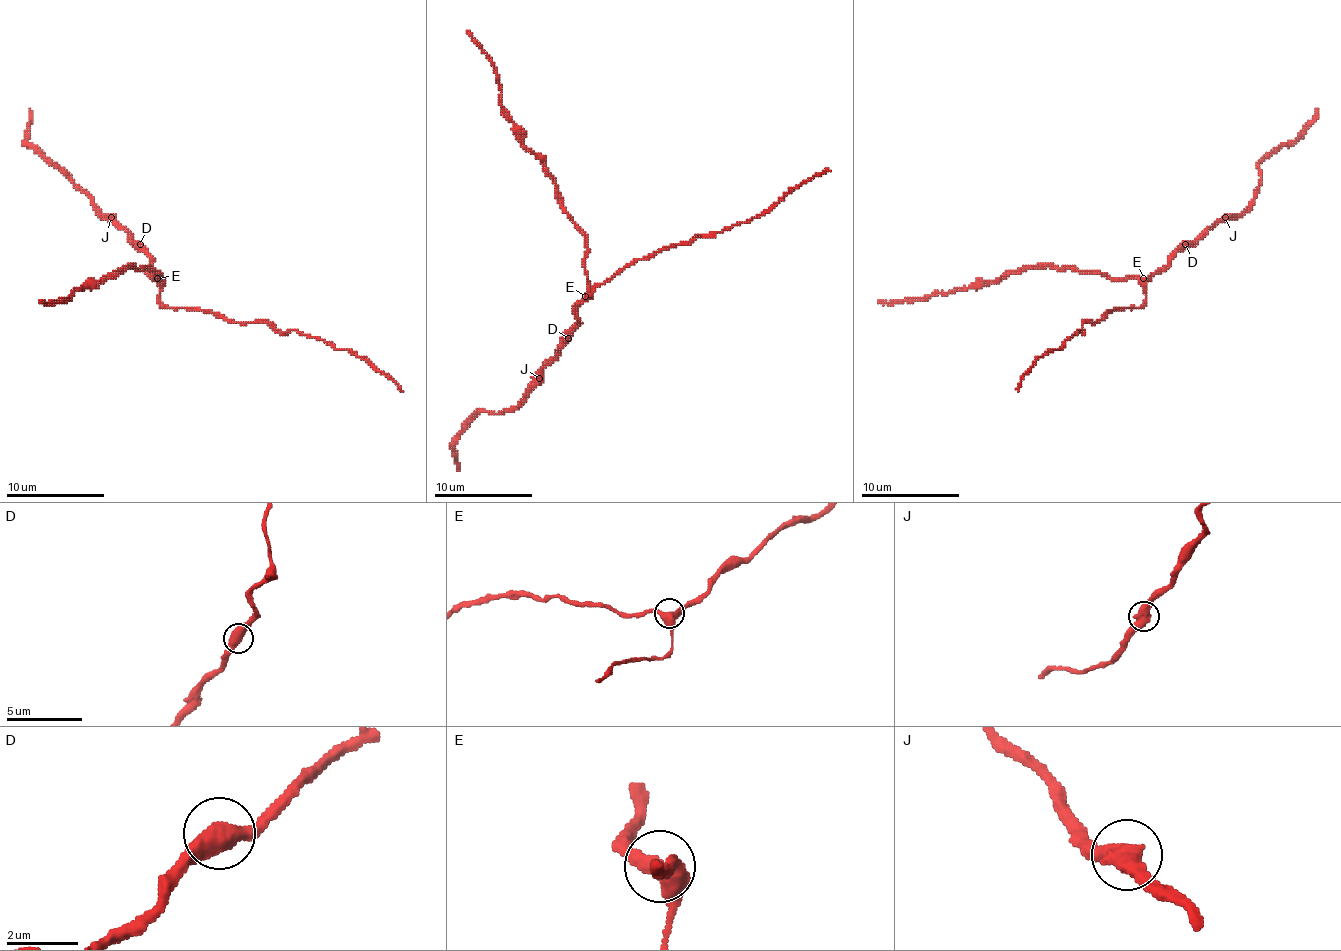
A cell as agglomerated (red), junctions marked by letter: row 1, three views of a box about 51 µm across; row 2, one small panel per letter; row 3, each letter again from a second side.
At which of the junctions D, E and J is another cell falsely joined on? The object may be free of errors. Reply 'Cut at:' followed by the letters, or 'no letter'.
Cut at: no letter

